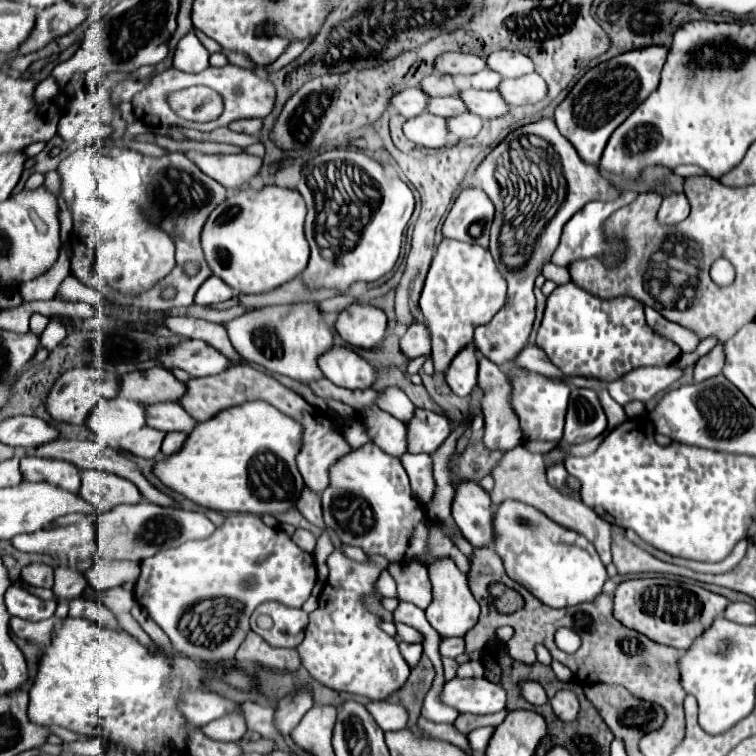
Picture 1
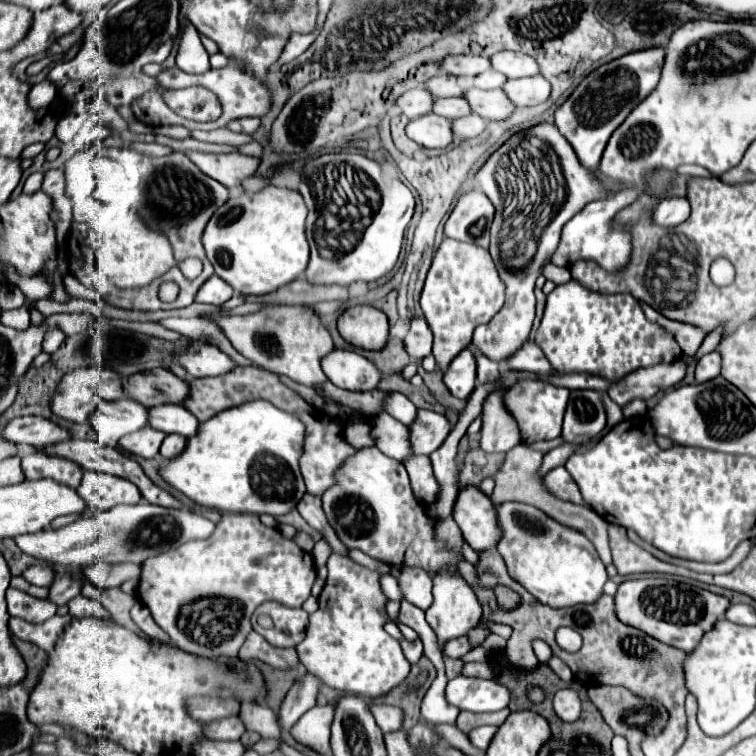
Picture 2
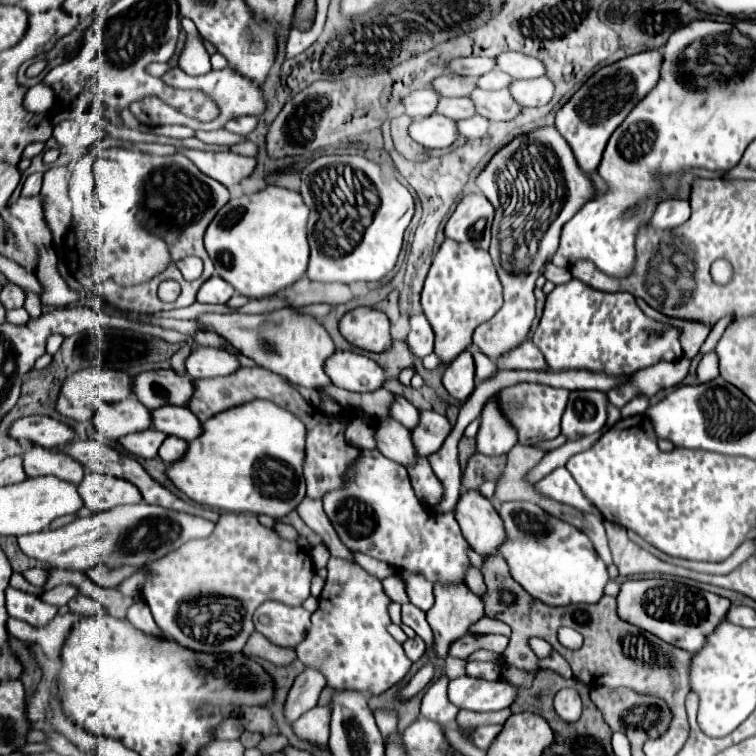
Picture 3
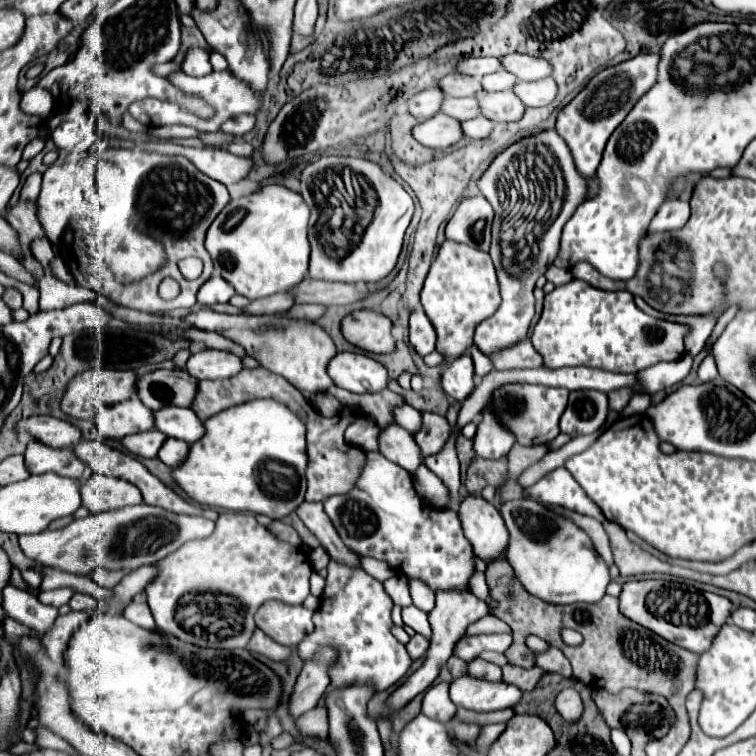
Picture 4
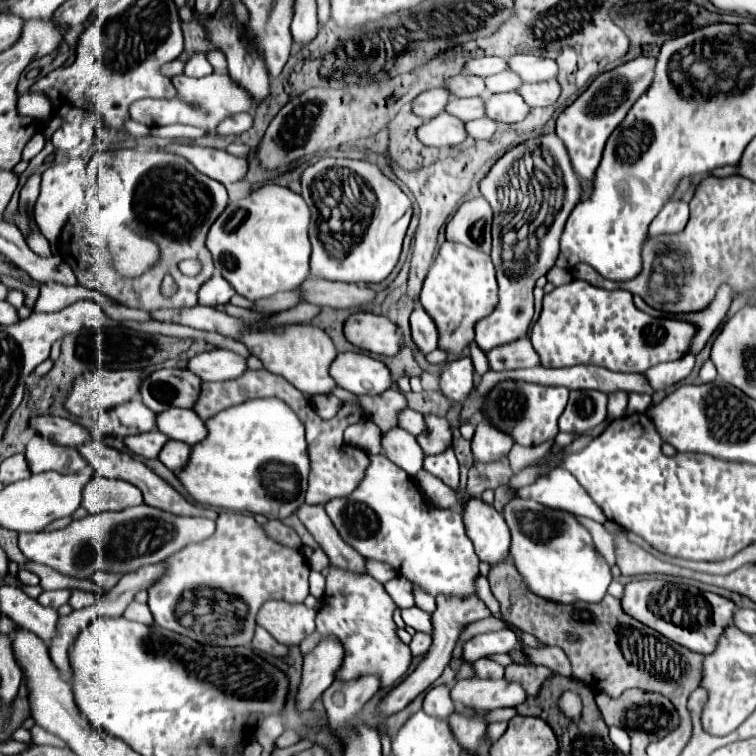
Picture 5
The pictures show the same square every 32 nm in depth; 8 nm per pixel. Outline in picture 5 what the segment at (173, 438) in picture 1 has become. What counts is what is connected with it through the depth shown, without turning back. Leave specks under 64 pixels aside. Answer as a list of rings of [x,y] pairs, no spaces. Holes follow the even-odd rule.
[[[170,440],[162,450],[160,450],[160,460],[172,470],[180,470],[184,468],[184,464],[188,462],[188,456],[190,456],[190,446],[188,444],[180,444],[176,440]]]

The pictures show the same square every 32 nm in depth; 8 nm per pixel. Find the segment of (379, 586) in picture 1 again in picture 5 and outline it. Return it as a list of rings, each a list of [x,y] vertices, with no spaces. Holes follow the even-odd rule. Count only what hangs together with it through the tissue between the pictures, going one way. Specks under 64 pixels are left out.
[[[396,576],[396,578],[388,580],[388,582],[384,584],[384,588],[388,590],[390,598],[396,602],[398,608],[410,608],[410,606],[414,606],[412,584],[410,584],[404,576]]]

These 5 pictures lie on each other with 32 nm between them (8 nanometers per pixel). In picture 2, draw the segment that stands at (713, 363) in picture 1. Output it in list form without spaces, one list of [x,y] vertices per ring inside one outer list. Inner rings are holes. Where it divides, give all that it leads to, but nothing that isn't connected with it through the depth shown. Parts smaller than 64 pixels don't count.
[[[714,350],[706,356],[702,356],[696,364],[696,382],[706,382],[712,380],[720,374],[720,352]]]

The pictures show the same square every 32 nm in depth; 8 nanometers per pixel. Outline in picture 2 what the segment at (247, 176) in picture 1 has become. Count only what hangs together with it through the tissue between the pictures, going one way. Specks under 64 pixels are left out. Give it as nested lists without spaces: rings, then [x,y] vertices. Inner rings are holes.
[[[186,152],[186,156],[210,178],[218,180],[222,186],[232,188],[240,186],[246,178],[254,176],[260,164],[260,158],[246,156],[240,152],[232,154],[204,154],[204,152]]]

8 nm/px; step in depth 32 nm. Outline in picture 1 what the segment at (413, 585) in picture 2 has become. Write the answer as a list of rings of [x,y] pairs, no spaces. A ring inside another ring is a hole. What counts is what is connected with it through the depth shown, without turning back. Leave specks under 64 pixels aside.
[[[394,562],[388,566],[390,574],[396,580],[398,586],[398,600],[408,600],[416,604],[418,608],[426,610],[432,594],[430,594],[430,578],[426,572],[426,566],[420,562]],[[404,578],[408,578],[404,582]]]

